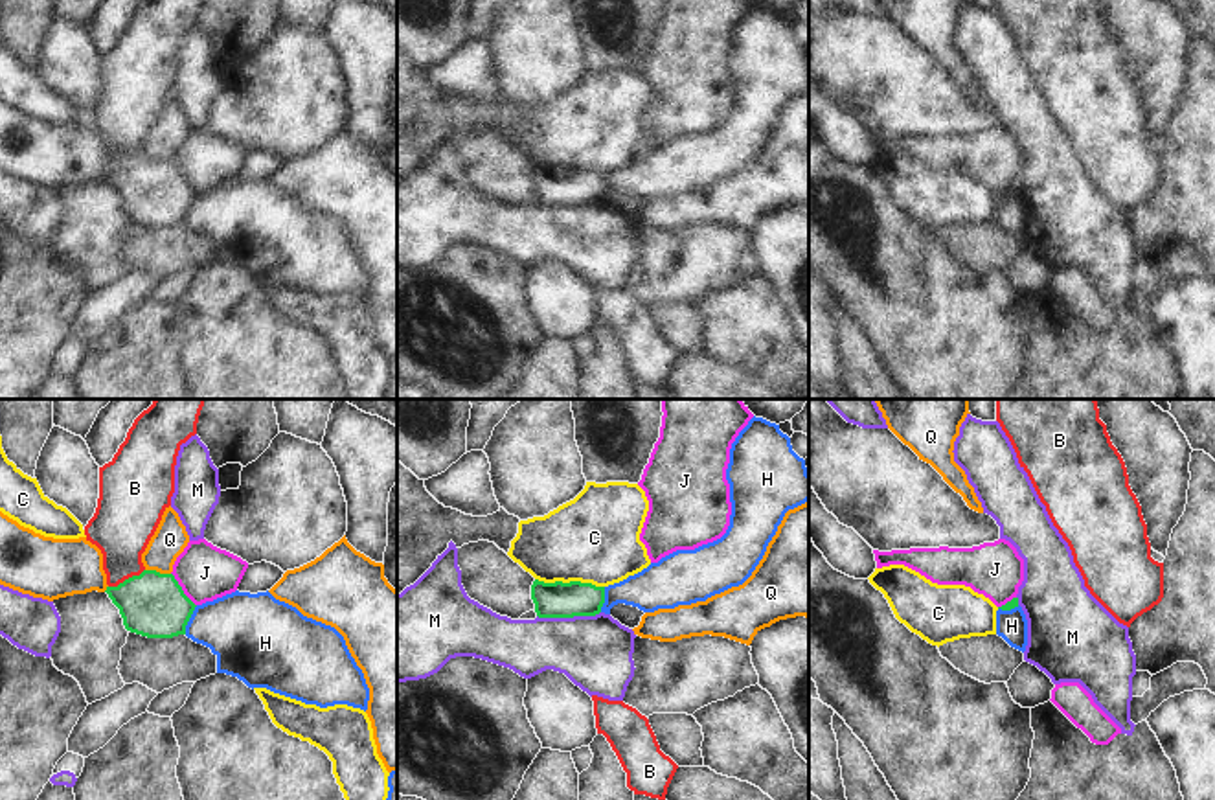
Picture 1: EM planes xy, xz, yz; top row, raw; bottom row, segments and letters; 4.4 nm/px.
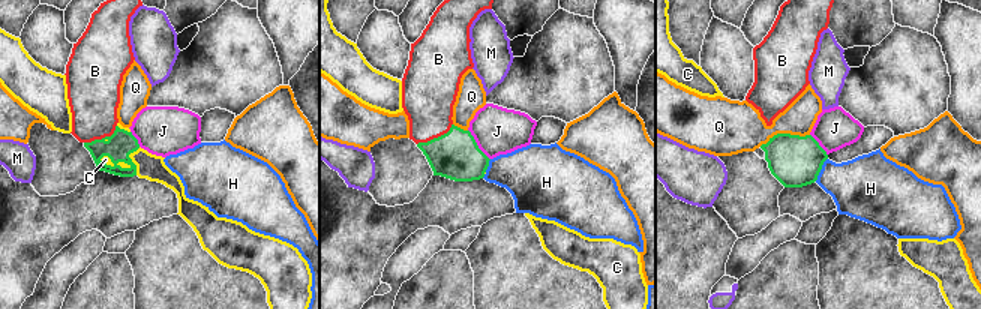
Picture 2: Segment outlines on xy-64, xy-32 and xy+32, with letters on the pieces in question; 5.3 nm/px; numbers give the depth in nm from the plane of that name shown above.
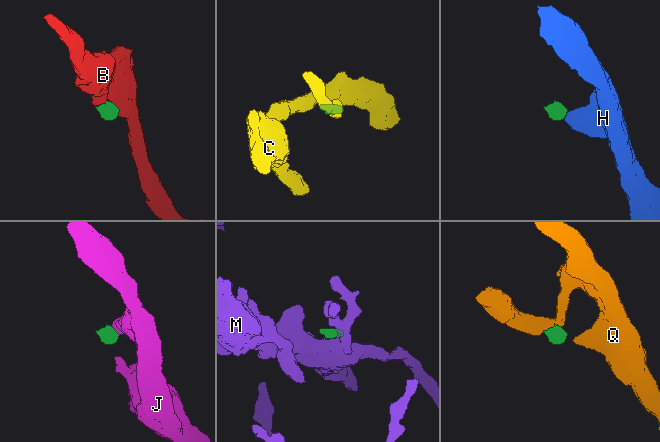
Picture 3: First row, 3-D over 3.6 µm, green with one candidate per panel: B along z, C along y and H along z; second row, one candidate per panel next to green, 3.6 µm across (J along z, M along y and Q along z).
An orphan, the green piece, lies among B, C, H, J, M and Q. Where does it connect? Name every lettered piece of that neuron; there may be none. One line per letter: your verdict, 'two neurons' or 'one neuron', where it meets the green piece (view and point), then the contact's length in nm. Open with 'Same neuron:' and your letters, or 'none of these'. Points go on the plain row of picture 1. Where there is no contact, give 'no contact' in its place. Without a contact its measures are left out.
Same neuron: B
B: one neuron | xy (125, 168) | 180 nm
C: two neurons | xz (570, 170) | 300 nm
H: two neurons | xy (188, 208) | 140 nm
J: two neurons | xy (181, 177) | 190 nm
M: two neurons | xz (568, 205) | 280 nm
Q: two neurons | xy (158, 160) | 110 nm

